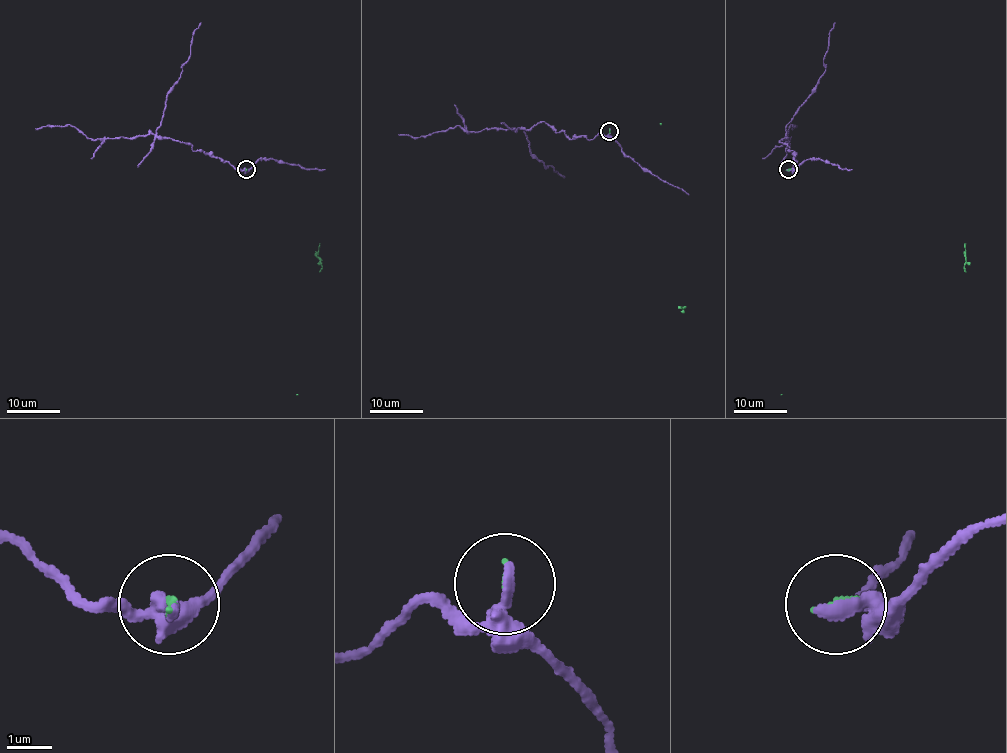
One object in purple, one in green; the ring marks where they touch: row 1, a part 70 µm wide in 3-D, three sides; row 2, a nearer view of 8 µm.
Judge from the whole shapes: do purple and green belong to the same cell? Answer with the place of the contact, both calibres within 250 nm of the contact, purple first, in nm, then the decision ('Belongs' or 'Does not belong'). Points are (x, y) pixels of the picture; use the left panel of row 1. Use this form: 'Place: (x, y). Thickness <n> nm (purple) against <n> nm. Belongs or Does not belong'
Place: (246, 169). Thickness 240 nm (purple) against 90 nm. Does not belong

